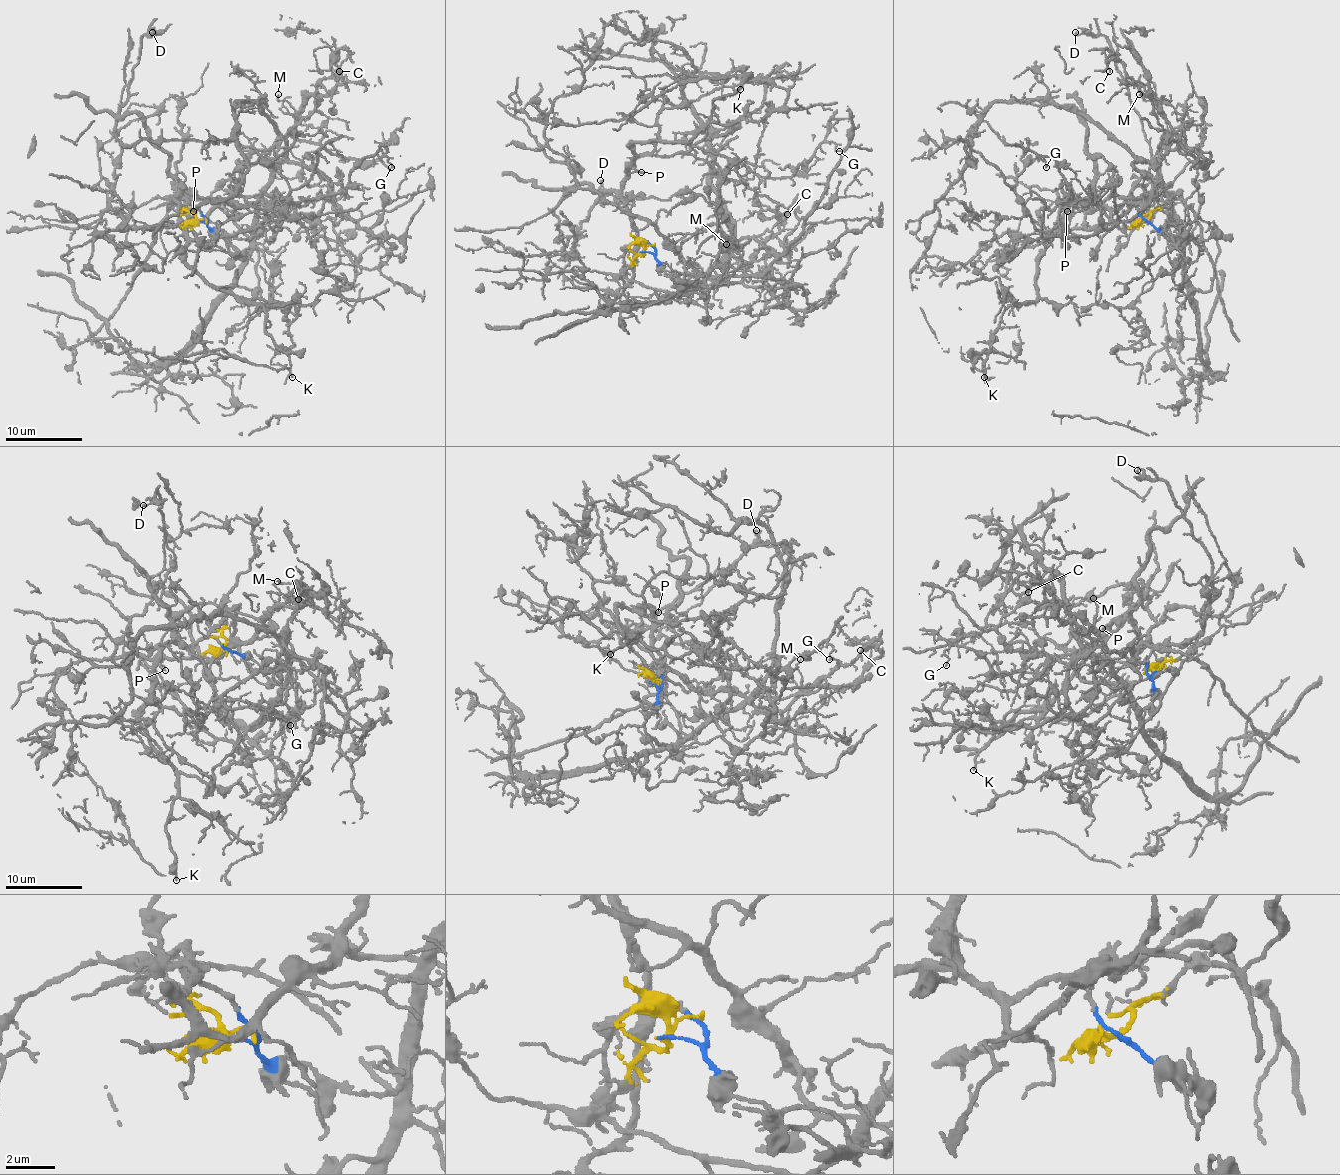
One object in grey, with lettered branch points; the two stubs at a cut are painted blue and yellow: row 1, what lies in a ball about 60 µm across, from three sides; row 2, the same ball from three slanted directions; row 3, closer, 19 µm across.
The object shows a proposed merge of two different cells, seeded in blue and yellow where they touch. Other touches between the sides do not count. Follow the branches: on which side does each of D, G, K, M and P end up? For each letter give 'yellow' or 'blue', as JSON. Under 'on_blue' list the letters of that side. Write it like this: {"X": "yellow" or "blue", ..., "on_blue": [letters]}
{"D": "blue", "G": "yellow", "K": "blue", "M": "blue", "P": "blue", "on_blue": ["D", "K", "M", "P"]}

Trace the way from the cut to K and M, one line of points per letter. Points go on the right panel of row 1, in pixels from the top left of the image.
K: (1145, 220), (1132, 203), (1109, 208), (1094, 199), (1078, 199), (1038, 262), (1036, 300), (1004, 311), (983, 376)
M: (1145, 220), (1132, 203), (1122, 203), (1111, 218), (1153, 191), (1157, 165), (1178, 134), (1139, 94)

